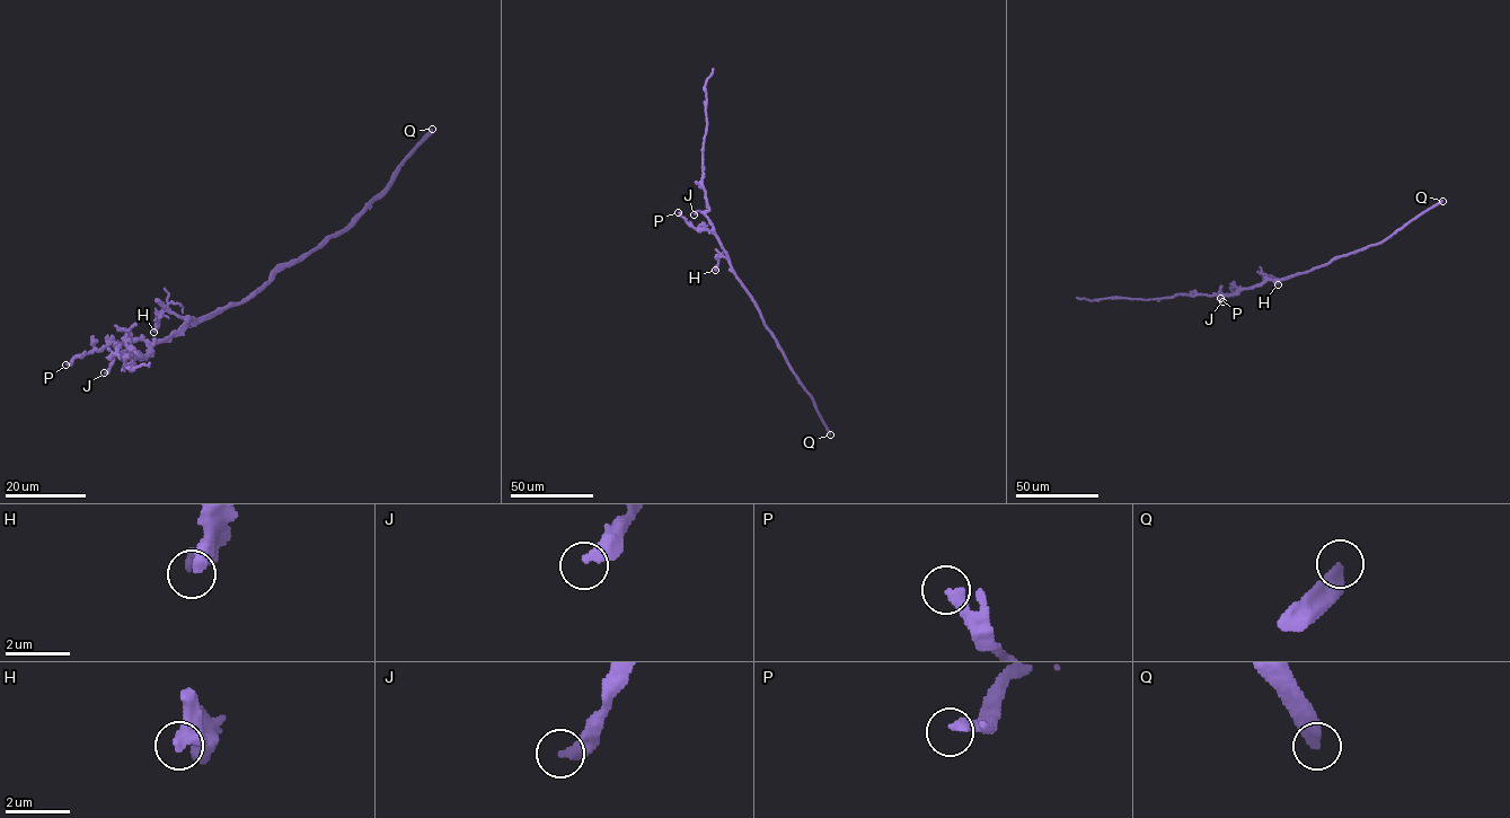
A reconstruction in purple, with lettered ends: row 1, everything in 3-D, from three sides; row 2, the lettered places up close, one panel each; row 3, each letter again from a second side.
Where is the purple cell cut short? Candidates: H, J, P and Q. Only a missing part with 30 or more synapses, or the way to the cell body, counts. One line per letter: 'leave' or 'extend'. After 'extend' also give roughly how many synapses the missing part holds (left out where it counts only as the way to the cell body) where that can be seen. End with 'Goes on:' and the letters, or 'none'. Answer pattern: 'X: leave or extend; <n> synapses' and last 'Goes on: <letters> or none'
H: leave
J: leave
P: leave
Q: leave
Goes on: none

